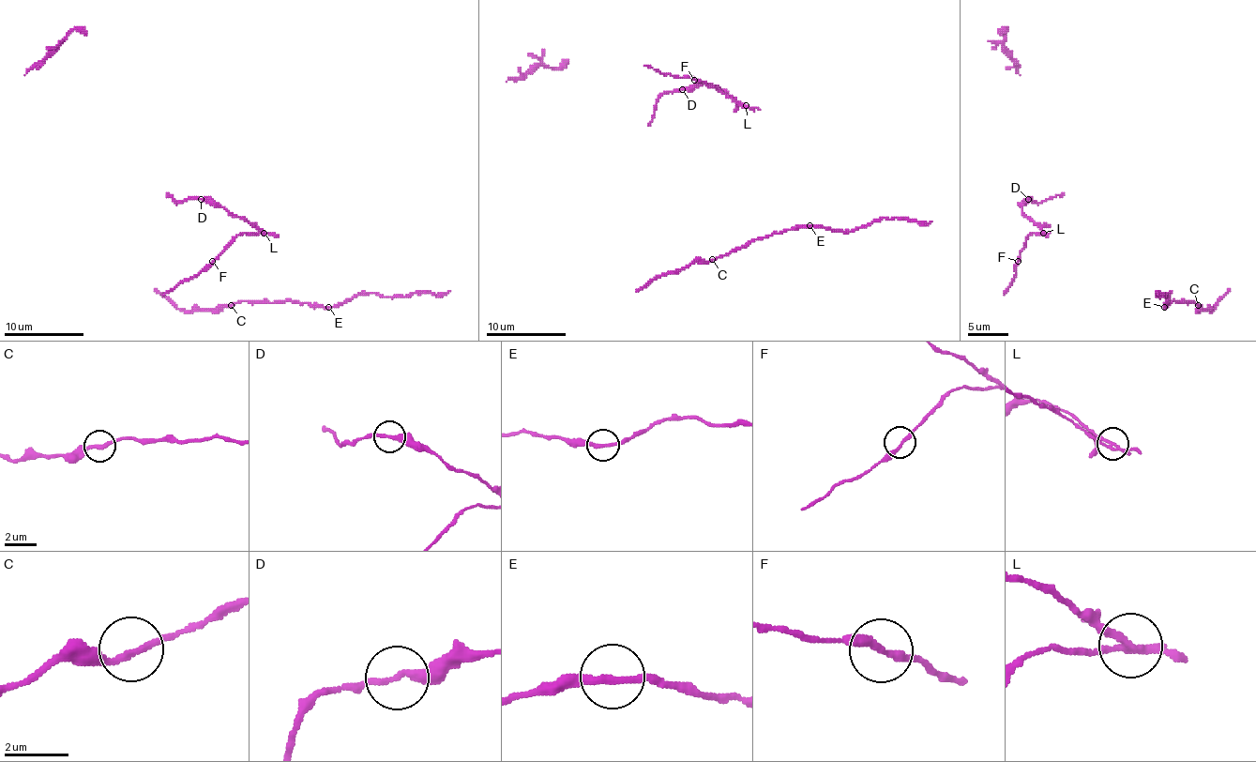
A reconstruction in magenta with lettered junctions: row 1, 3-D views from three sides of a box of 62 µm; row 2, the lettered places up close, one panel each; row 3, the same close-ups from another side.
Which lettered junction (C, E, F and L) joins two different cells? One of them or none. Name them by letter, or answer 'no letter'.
L

